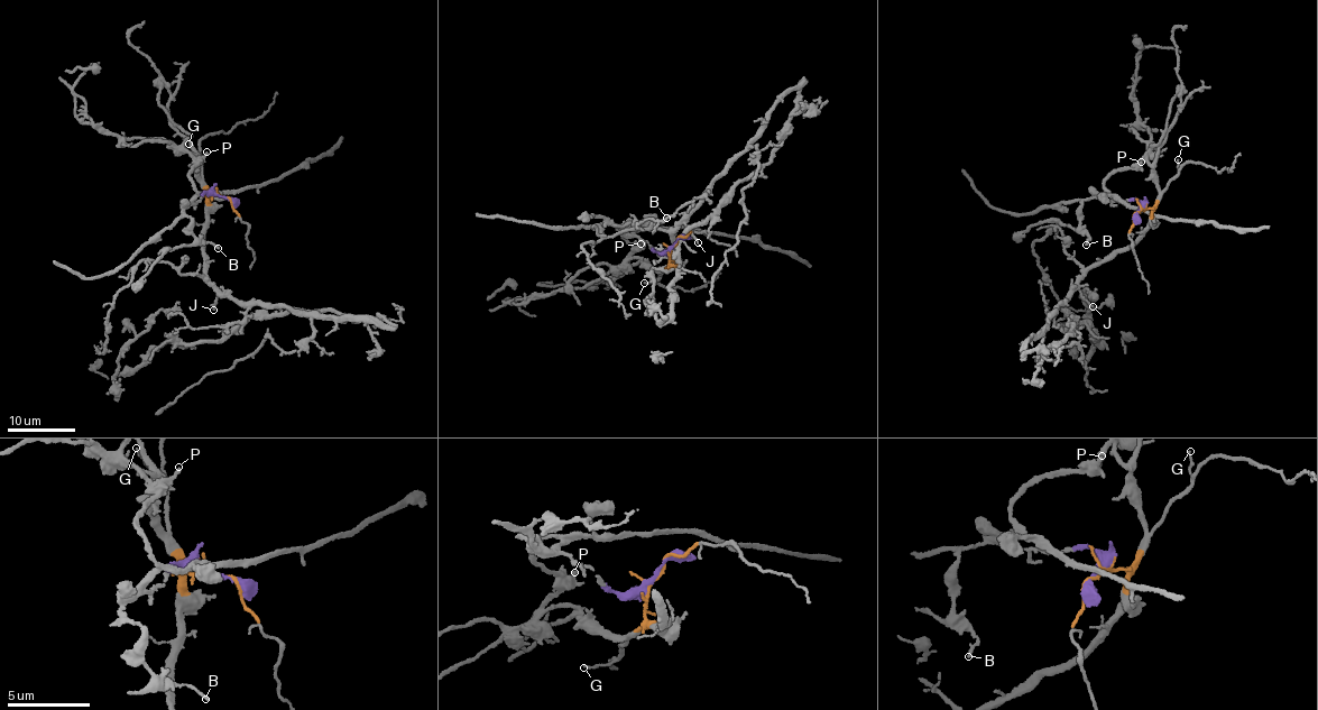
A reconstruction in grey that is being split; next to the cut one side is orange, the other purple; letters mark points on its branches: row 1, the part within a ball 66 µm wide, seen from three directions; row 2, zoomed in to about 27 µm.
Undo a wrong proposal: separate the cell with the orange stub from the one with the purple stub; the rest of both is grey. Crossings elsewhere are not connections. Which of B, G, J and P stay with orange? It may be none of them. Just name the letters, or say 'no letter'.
G, J

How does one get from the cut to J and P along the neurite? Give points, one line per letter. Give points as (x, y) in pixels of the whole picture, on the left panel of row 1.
J: (223, 196), (209, 196), (202, 245), (208, 255), (206, 274), (217, 296), (212, 310)
P: (223, 196), (205, 192), (200, 201), (194, 202), (196, 187), (190, 177), (206, 153)

